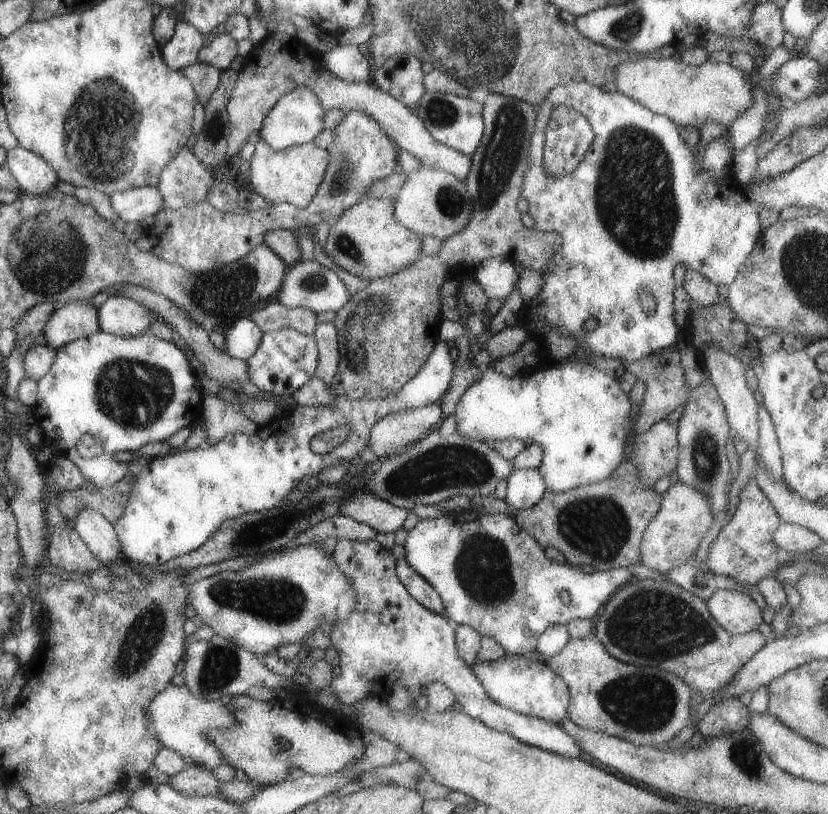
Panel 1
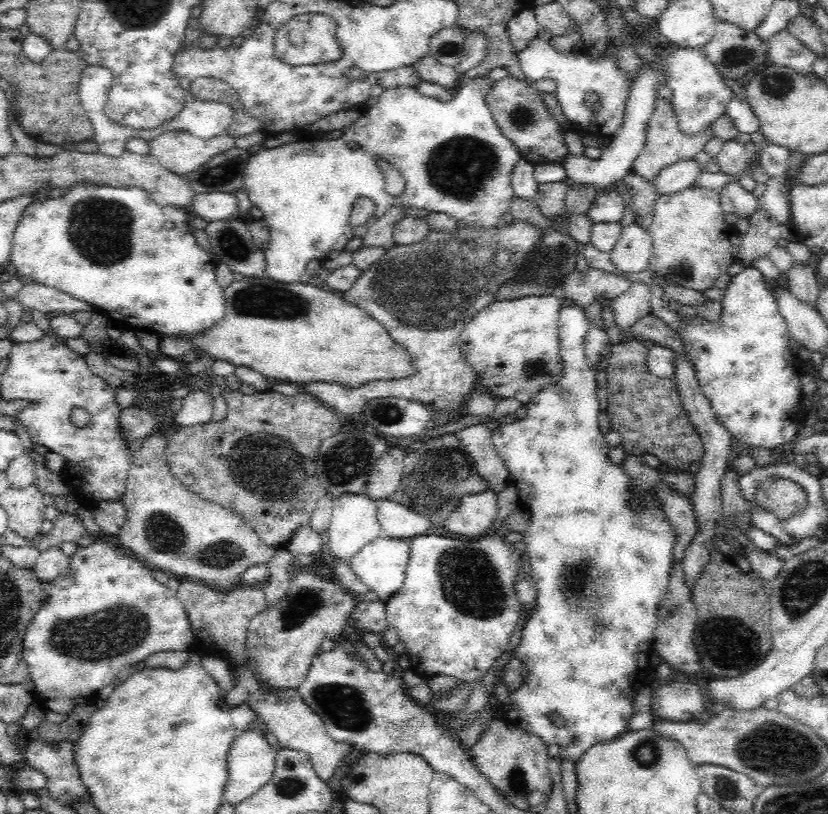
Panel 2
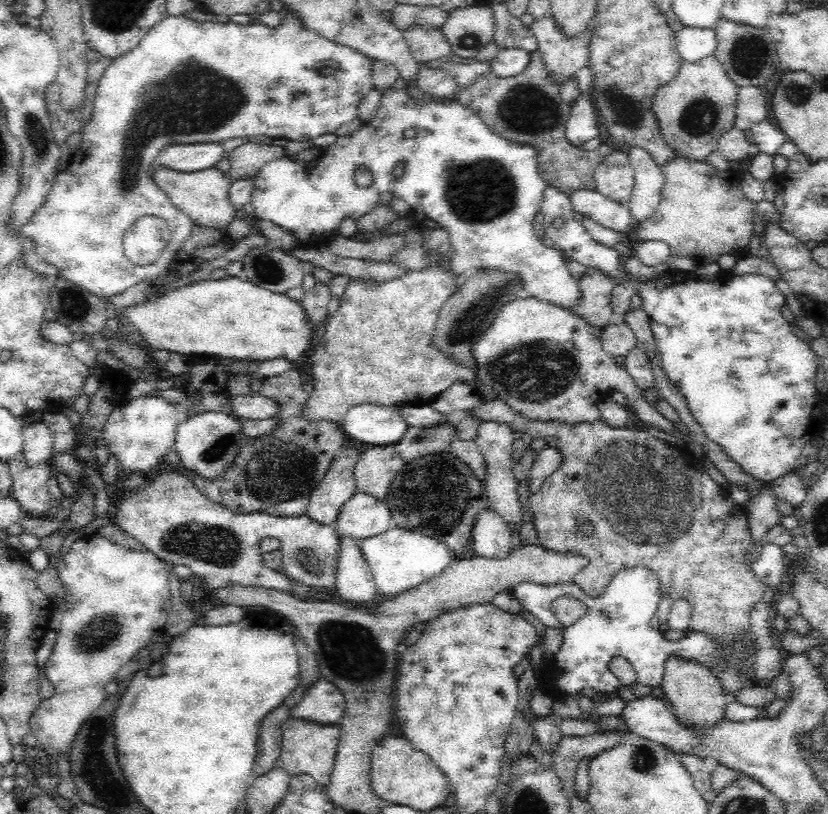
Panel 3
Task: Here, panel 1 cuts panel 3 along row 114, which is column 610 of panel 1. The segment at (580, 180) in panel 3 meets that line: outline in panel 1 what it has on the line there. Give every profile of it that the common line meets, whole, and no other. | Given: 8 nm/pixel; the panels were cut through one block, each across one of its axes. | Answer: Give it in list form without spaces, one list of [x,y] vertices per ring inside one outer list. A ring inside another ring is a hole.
[[[630,461],[622,462],[613,476],[608,476],[601,482],[578,486],[561,492],[548,490],[542,500],[534,507],[522,509],[518,512],[508,512],[508,506],[504,500],[498,500],[492,496],[478,496],[472,498],[473,509],[479,512],[496,512],[508,514],[514,521],[534,536],[534,540],[546,549],[556,548],[564,553],[566,560],[571,566],[589,566],[596,571],[608,571],[616,568],[630,567],[640,563],[640,544],[650,520],[656,516],[660,509],[662,498],[660,490],[642,488],[638,480],[638,468]]]

